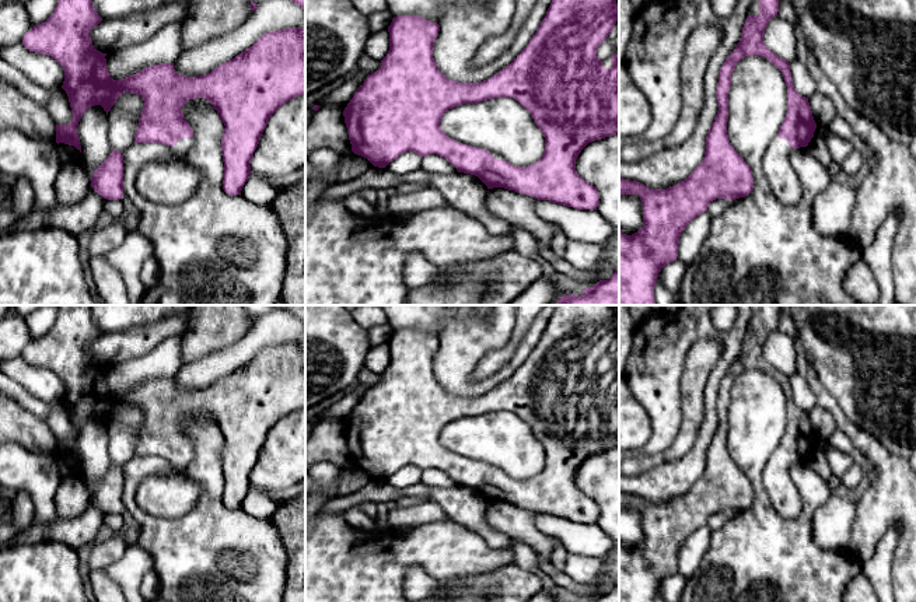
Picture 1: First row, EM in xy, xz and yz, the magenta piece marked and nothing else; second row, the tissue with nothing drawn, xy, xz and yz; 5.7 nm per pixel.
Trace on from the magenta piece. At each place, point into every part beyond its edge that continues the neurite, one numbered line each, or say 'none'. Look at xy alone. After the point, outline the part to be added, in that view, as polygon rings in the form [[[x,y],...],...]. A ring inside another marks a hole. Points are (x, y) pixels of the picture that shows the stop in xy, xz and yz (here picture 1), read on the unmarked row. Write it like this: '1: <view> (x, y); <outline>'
1: xy (172, 494); [[[188,451],[179,452],[175,459],[167,459],[172,470],[143,480],[136,491],[136,503],[155,517],[179,518],[186,515],[202,493],[202,486],[185,476],[193,458],[195,451]]]

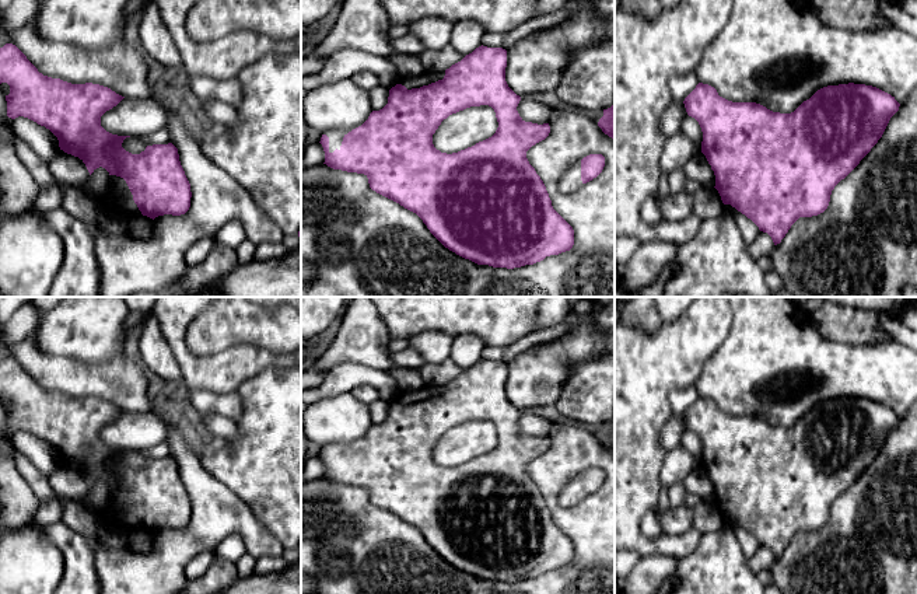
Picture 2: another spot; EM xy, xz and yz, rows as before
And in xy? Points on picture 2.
1: xy (118, 512); [[[109,489],[108,503],[97,517],[105,518],[109,527],[116,525],[120,531],[127,534],[141,528],[126,495],[116,489]]]

